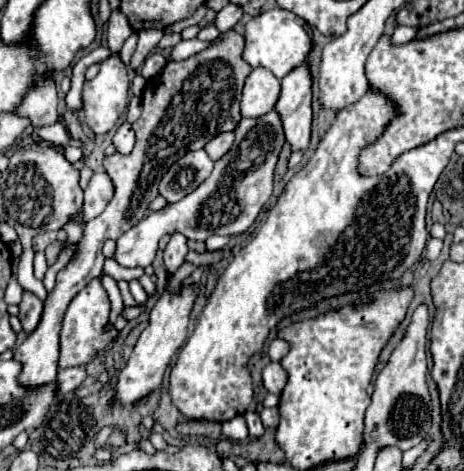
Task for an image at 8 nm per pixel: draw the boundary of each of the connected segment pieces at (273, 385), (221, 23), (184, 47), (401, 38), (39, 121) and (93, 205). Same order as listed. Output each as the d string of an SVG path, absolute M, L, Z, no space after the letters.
M271 362L263 368L263 386L271 394L279 394L287 382L287 372L279 362Z
M229 4L225 6L221 12L217 12L217 18L215 18L215 26L219 32L229 32L241 18L241 8L237 4Z
M181 40L167 56L165 56L165 60L169 62L169 60L185 60L185 58L189 58L189 56L193 56L193 54L197 54L197 52L201 52L205 46L209 46L209 42L201 42L201 40Z
M397 26L397 30L395 30L395 32L393 32L393 36L391 36L391 42L393 42L393 44L405 44L405 42L413 40L413 38L417 36L417 32L419 32L419 28Z
M37 78L37 86L23 98L23 104L17 110L21 116L27 116L35 128L51 126L57 122L57 90L53 80Z
M95 172L85 188L85 204L83 204L85 222L99 216L111 198L113 198L113 182L109 180L109 174Z

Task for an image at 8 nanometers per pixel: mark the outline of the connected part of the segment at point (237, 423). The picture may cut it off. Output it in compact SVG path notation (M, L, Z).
M235 416L231 422L227 420L223 424L223 436L229 440L247 440L249 432L247 432L247 424L243 416Z

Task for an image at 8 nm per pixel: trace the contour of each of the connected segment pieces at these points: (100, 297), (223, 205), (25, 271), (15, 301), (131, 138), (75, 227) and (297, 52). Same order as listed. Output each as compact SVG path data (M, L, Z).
M95 278L91 280L69 304L65 318L63 318L63 328L61 328L61 356L59 356L59 368L71 368L71 366L83 366L89 364L99 350L107 348L115 336L119 334L113 326L105 330L109 322L109 312L111 312L111 302L107 296L107 290L103 288L101 280Z
M275 110L261 118L241 118L235 128L233 148L215 162L211 176L183 200L167 204L159 212L147 214L139 224L127 230L117 240L117 248L113 254L115 262L125 268L147 268L155 260L161 236L173 232L181 232L185 238L197 242L205 242L213 234L243 234L255 222L257 214L273 192L273 170L283 144L283 126Z
M25 242L25 244L23 244L21 262L19 262L19 266L17 266L17 282L19 282L23 288L35 292L41 300L47 298L47 290L45 290L43 282L33 276L33 248L31 248L31 242Z
M13 262L13 276L11 276L11 282L7 286L7 292L5 292L5 302L7 305L19 305L21 302L21 286L15 282L15 266L17 262Z
M125 122L125 124L121 124L117 128L117 132L113 136L113 146L121 154L129 154L133 150L133 146L135 146L135 132L133 132L133 128L131 128L129 122Z
M69 220L69 224L65 226L65 232L69 234L65 246L73 246L73 244L77 244L77 242L81 240L81 232L83 232L83 228L81 228L75 220Z
M273 8L267 10L255 18L251 18L245 24L245 50L243 50L243 58L247 64L251 64L253 68L263 66L269 68L275 78L285 78L293 68L301 66L307 60L307 54L311 52L311 36L305 28L305 20L301 20L299 16L295 16L289 10L283 8Z

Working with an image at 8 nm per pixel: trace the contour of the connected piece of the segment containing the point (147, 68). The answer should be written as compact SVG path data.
M149 56L149 58L145 60L145 66L143 66L143 76L153 78L153 76L157 76L161 70L163 70L163 60L161 60L159 56Z

